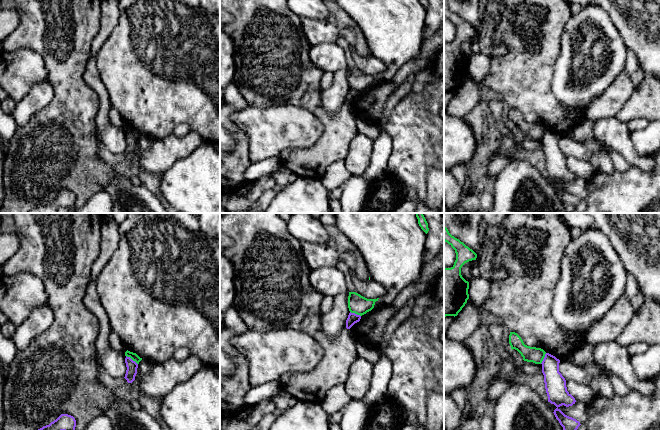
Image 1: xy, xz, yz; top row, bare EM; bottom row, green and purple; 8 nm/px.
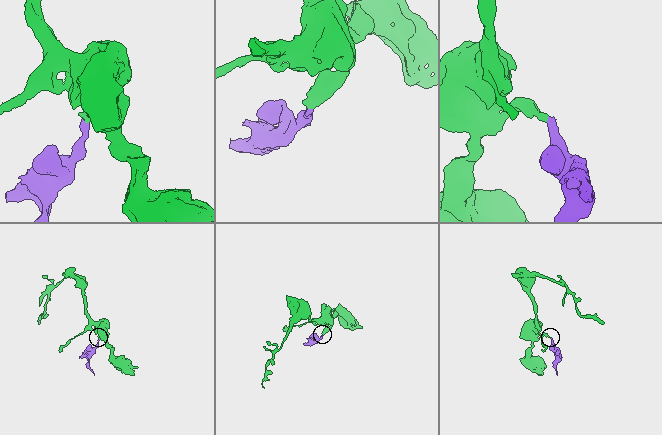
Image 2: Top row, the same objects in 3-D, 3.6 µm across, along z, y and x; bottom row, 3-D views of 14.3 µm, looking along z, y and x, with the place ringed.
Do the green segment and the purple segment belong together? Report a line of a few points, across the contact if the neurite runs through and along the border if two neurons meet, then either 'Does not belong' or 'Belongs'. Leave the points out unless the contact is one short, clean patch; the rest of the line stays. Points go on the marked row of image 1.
Line: xy (126, 355), (137, 364). Does not belong

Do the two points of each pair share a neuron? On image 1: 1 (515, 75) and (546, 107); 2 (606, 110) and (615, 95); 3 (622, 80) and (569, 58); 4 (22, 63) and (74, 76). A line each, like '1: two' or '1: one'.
1: one
2: one
3: two
4: two

